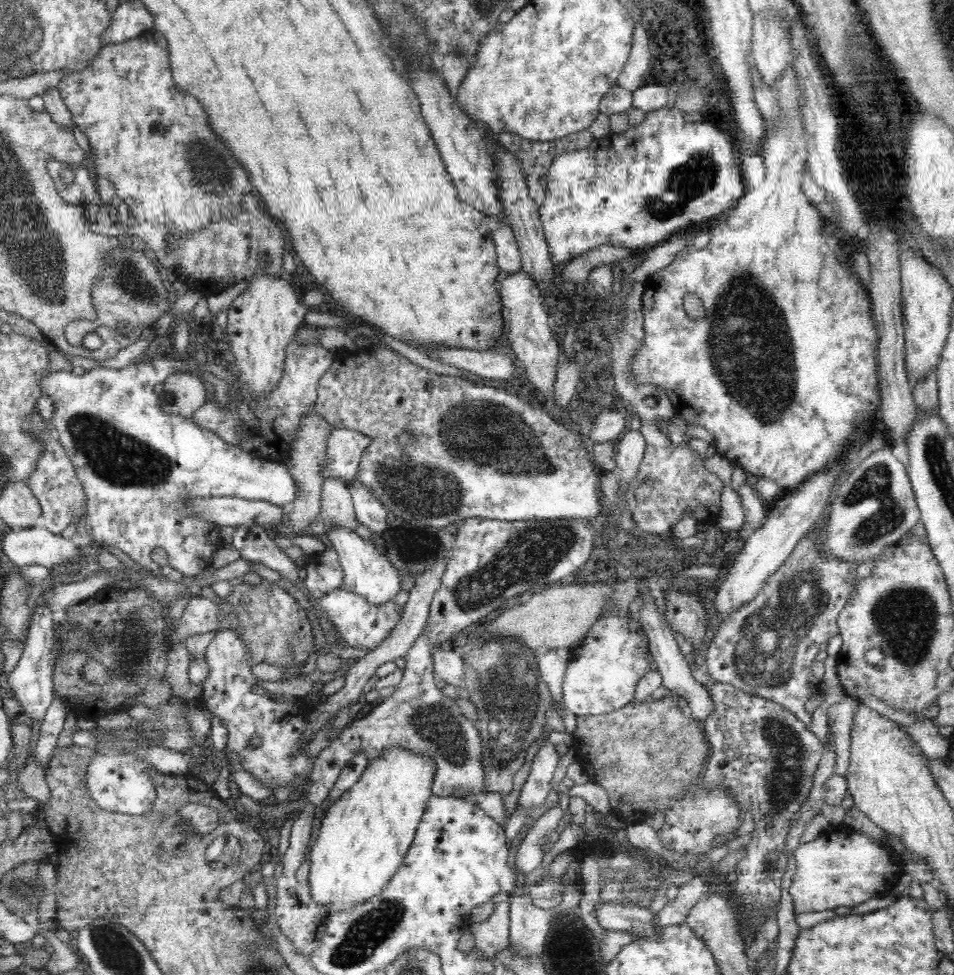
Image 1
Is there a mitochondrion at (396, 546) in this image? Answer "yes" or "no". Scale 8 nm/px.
no

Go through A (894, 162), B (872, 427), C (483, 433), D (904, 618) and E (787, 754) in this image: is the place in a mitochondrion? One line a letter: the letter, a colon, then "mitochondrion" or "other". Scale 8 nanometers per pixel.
A: other
B: other
C: mitochondrion
D: mitochondrion
E: mitochondrion

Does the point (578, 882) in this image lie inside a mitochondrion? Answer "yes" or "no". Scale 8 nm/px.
no

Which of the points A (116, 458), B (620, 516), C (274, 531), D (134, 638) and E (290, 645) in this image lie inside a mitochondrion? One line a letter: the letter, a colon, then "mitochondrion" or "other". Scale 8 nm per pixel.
A: mitochondrion
B: other
C: other
D: mitochondrion
E: mitochondrion

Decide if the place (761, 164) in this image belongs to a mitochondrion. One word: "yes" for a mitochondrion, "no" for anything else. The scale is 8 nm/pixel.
no

